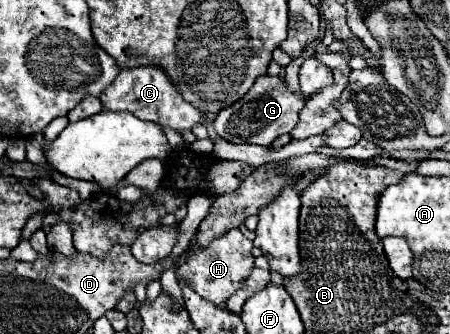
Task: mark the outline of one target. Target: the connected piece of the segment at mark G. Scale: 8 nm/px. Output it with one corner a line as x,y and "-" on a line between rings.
261,76
253,84
253,88
237,100
237,104
231,104
229,108
221,110
213,122
215,132
233,144
259,144
269,146
277,136
287,134
295,128
299,110
303,108
303,100
289,92
283,80
279,76

